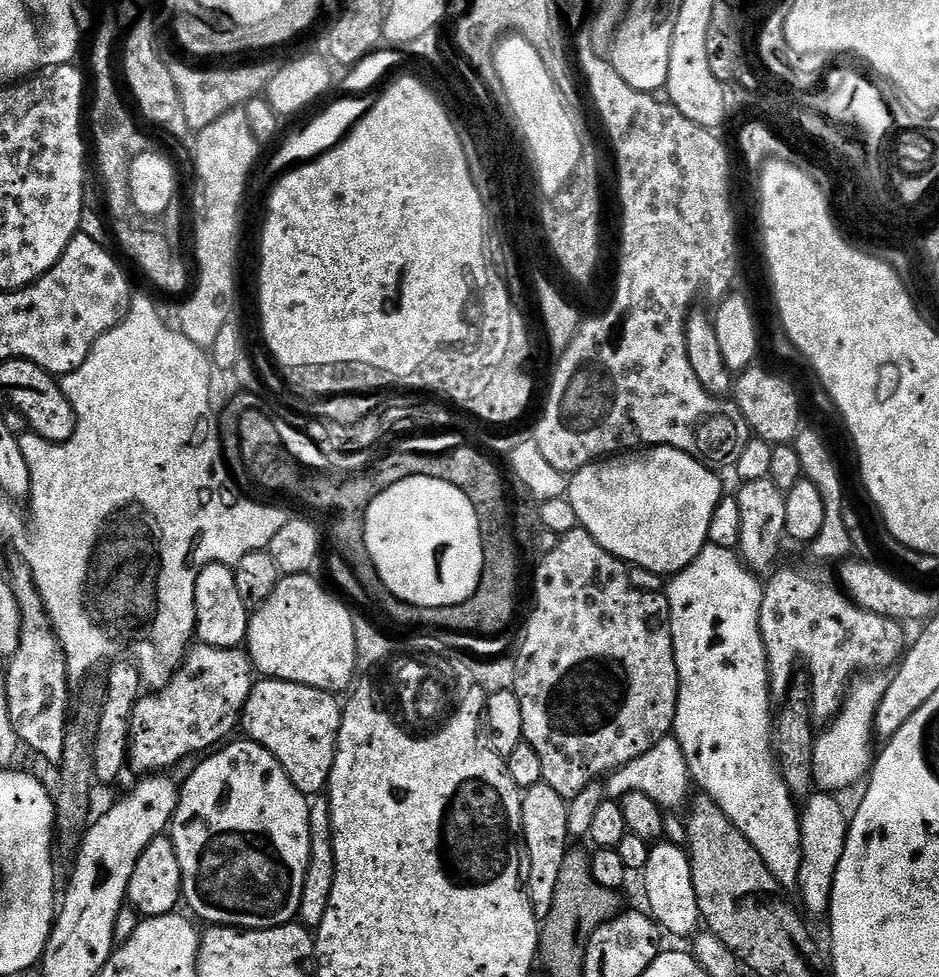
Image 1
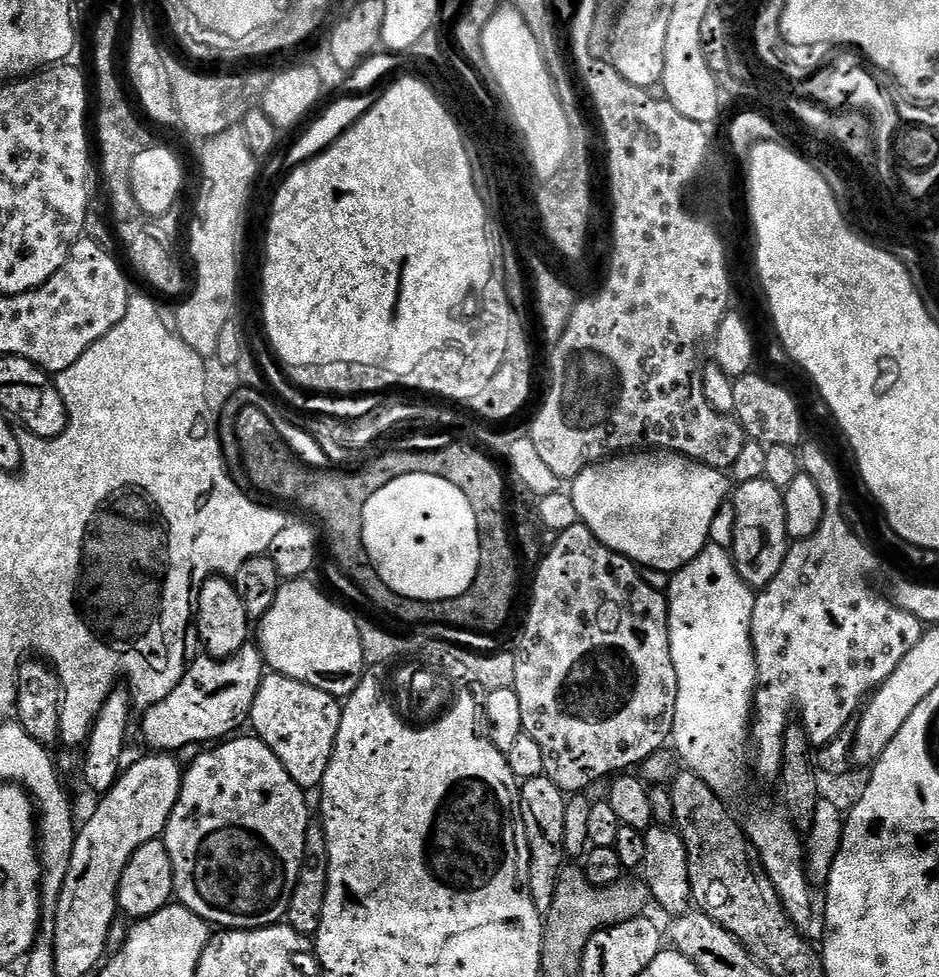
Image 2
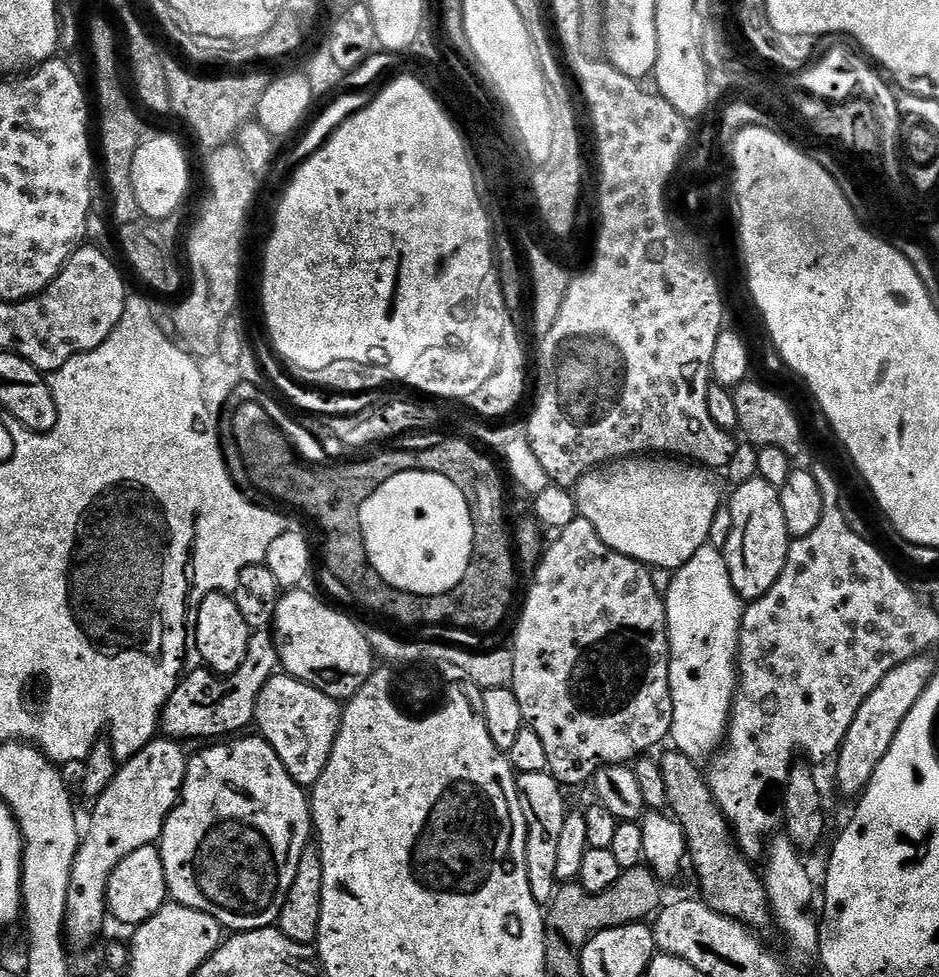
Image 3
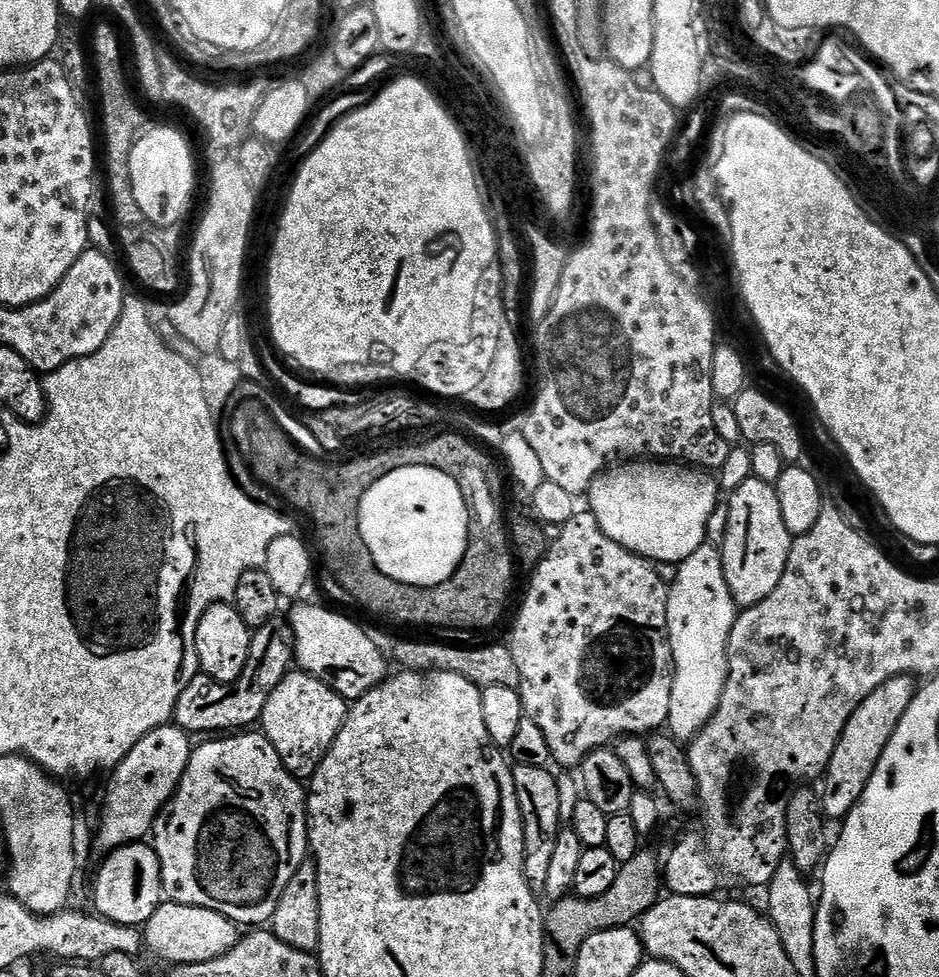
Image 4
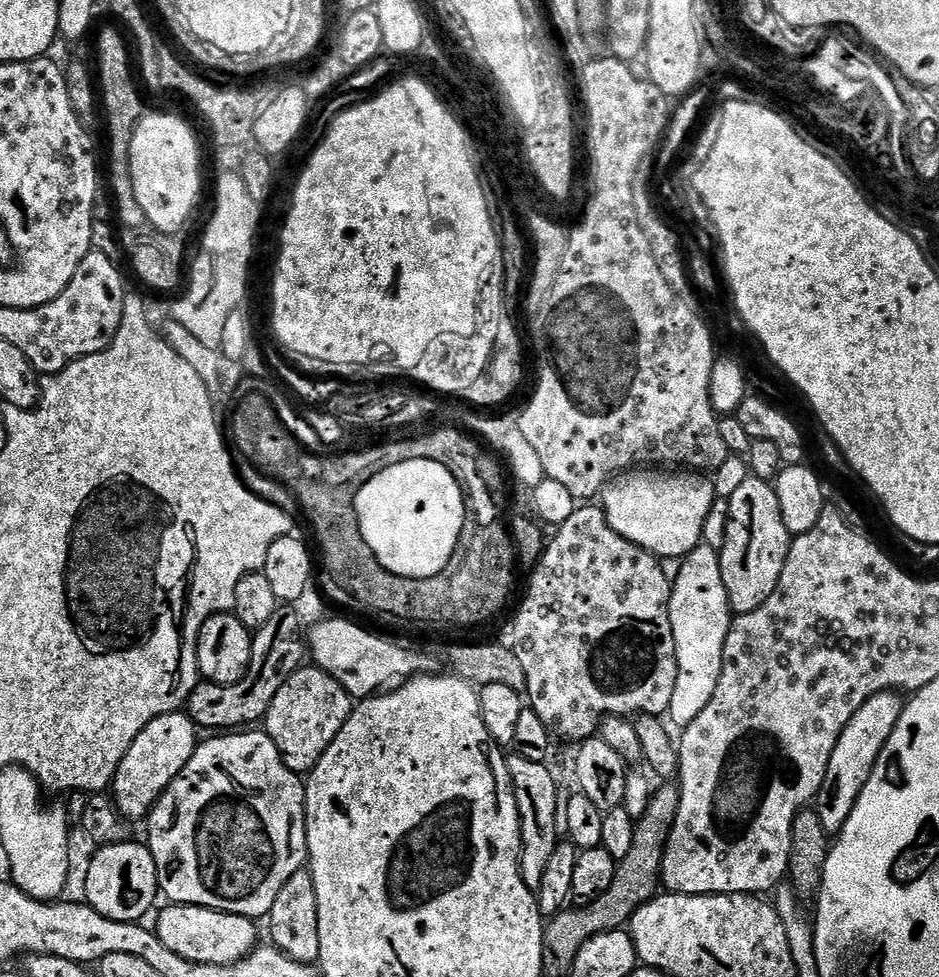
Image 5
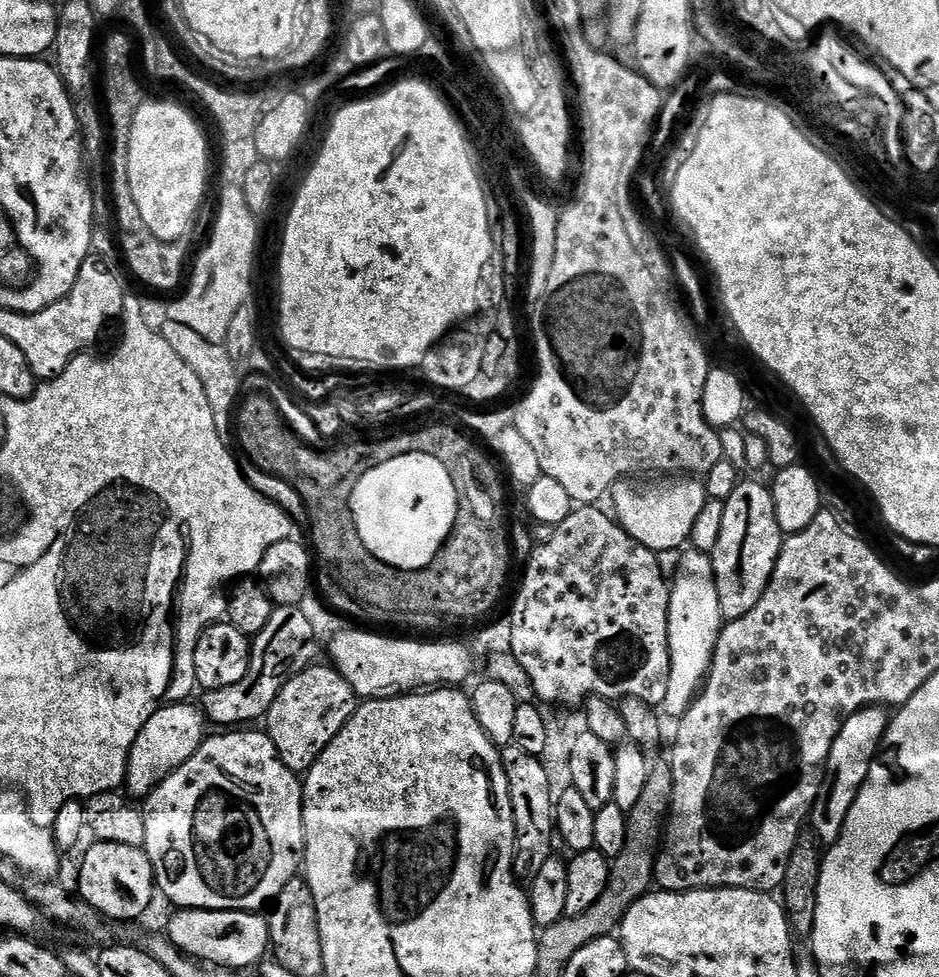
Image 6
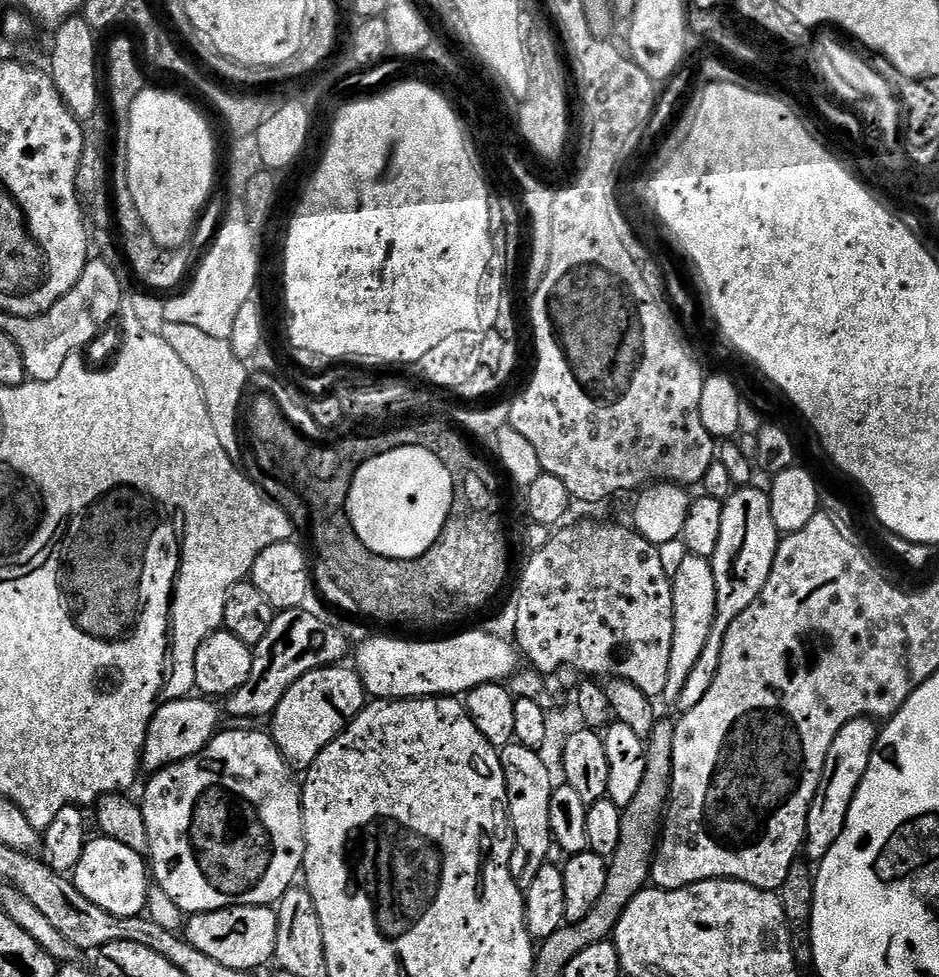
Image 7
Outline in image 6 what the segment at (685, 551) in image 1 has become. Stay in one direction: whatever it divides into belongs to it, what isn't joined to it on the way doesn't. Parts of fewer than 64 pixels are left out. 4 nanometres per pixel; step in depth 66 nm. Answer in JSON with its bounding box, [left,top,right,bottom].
[610,474,708,554]

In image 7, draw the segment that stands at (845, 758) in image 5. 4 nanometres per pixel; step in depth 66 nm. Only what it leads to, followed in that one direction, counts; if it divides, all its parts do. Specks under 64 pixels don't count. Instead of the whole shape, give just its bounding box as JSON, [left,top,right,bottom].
[806,718,878,862]

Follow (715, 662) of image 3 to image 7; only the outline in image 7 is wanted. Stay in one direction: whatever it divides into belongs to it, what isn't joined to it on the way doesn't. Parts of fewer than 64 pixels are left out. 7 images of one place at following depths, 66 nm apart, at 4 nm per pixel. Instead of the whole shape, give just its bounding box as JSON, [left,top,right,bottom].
[664,555,716,700]

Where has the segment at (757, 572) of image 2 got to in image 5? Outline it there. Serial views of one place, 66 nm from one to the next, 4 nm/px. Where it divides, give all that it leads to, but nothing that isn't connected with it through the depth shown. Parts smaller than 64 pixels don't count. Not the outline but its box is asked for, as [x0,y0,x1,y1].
[718,474,794,613]

